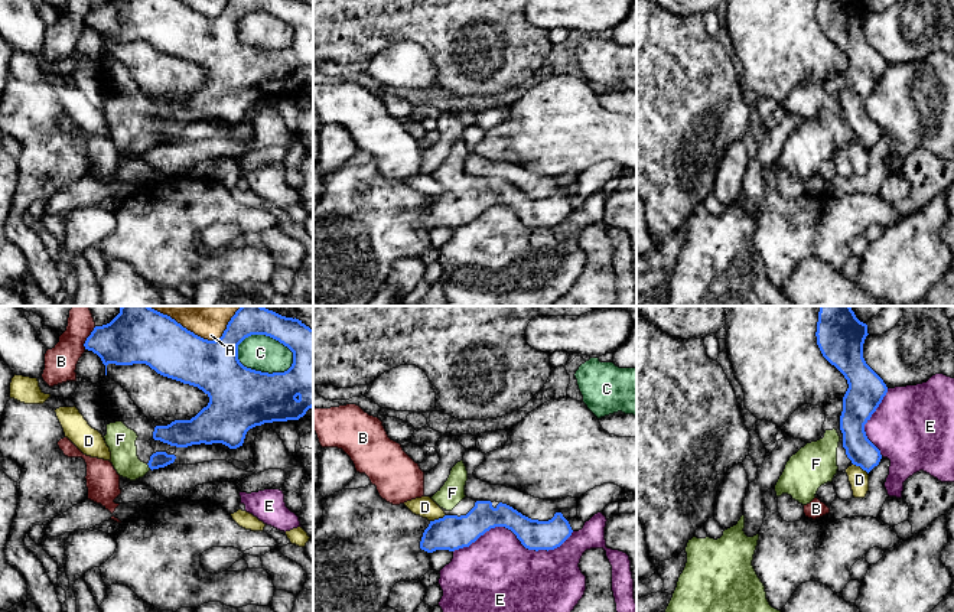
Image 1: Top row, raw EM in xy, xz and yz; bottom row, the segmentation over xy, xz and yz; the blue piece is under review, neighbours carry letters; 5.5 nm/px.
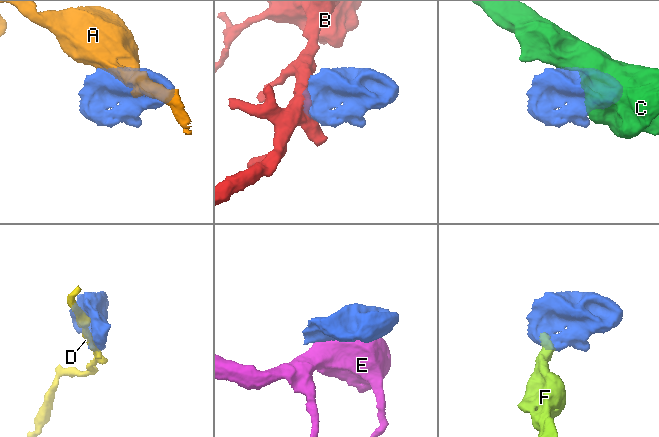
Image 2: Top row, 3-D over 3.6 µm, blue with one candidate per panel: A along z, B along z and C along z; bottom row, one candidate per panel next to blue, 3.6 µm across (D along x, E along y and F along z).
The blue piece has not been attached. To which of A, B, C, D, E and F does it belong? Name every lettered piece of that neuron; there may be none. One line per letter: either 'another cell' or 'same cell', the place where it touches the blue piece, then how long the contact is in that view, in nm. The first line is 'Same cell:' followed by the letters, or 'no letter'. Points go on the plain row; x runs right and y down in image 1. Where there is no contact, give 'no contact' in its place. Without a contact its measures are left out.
Same cell: F
A: another cell | xy (207, 16) | 280 nm
B: another cell | xy (87, 15) | 140 nm
C: another cell | xy (270, 13) | 340 nm
D: another cell | xz (439, 195) | 100 nm
E: another cell | xz (514, 210) | 700 nm
F: same cell | xy (149, 143) | 40 nm

